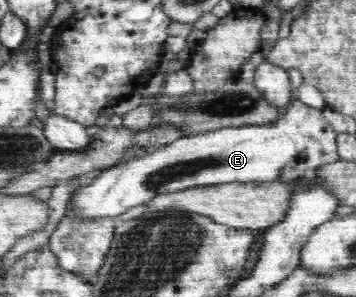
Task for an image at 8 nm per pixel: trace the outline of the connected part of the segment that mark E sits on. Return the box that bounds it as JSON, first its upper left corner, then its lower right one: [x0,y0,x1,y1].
[66,99,340,221]

